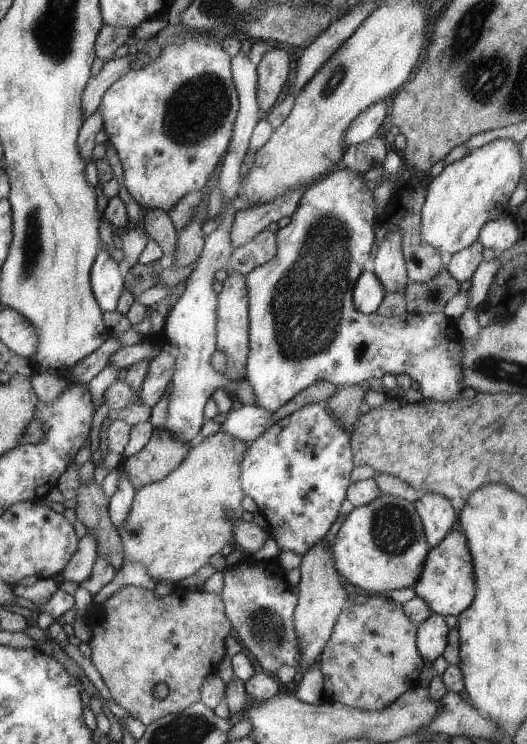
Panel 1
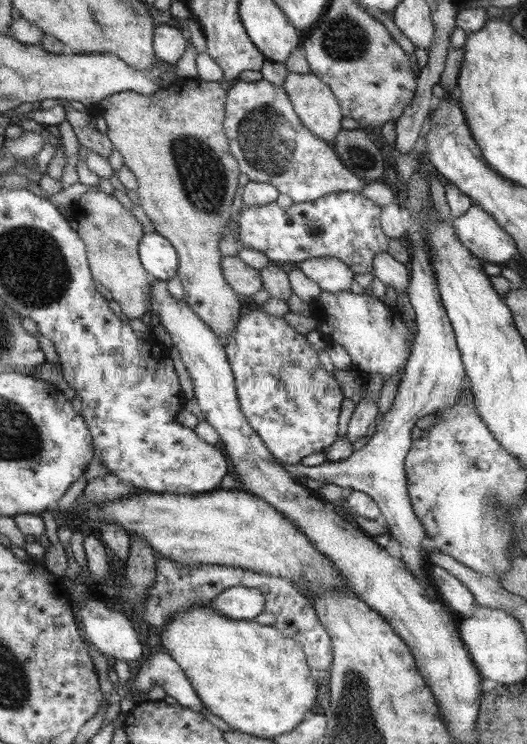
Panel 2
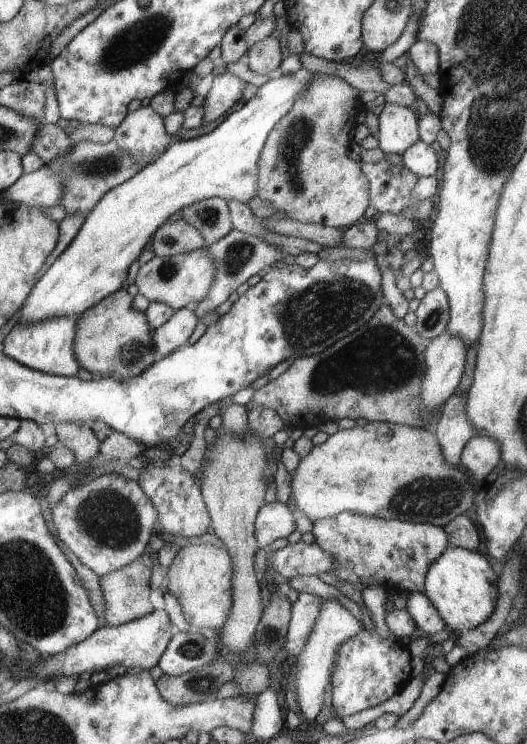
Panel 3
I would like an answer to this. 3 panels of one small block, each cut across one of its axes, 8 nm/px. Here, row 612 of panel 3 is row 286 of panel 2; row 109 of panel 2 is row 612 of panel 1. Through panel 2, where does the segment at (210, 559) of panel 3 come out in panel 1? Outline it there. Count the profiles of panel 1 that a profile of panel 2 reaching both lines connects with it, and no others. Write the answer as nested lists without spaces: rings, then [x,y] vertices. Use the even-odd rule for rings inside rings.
[[[124,586],[102,604],[92,602],[84,619],[92,630],[88,642],[92,651],[90,660],[110,690],[113,702],[145,725],[166,715],[182,712],[194,702],[201,701],[203,682],[217,672],[227,654],[224,640],[228,635],[234,635],[221,594],[210,593],[203,588],[190,590],[179,586],[171,594],[158,598],[152,590]]]

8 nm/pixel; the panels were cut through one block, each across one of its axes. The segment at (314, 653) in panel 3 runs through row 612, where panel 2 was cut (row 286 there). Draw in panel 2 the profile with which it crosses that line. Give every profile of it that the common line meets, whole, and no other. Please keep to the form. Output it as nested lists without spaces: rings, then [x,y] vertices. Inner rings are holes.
[[[309,258],[299,262],[299,269],[310,280],[316,282],[322,291],[332,294],[350,291],[354,272],[338,258]]]

